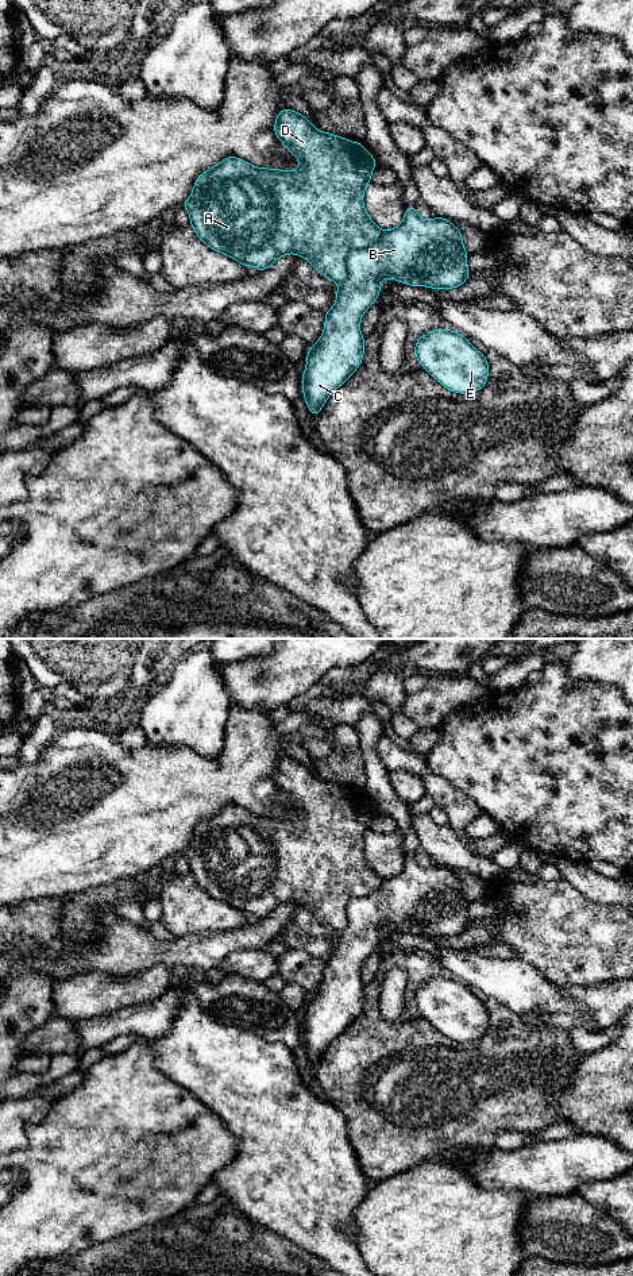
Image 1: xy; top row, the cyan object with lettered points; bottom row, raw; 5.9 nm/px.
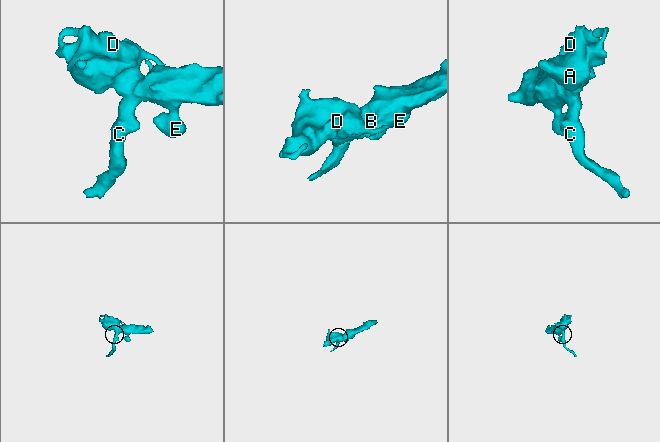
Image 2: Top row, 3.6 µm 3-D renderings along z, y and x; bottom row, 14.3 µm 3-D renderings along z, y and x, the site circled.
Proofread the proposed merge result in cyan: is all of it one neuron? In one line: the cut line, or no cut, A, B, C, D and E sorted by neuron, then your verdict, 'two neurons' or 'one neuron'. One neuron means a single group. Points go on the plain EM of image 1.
cut in xy along (383, 879), (347, 905), (347, 924), (339, 932); A D / B C E; two neurons

